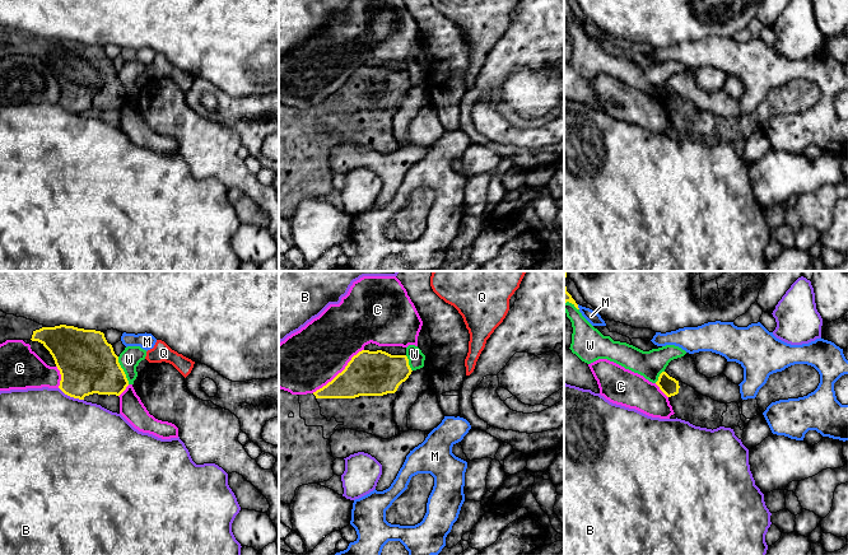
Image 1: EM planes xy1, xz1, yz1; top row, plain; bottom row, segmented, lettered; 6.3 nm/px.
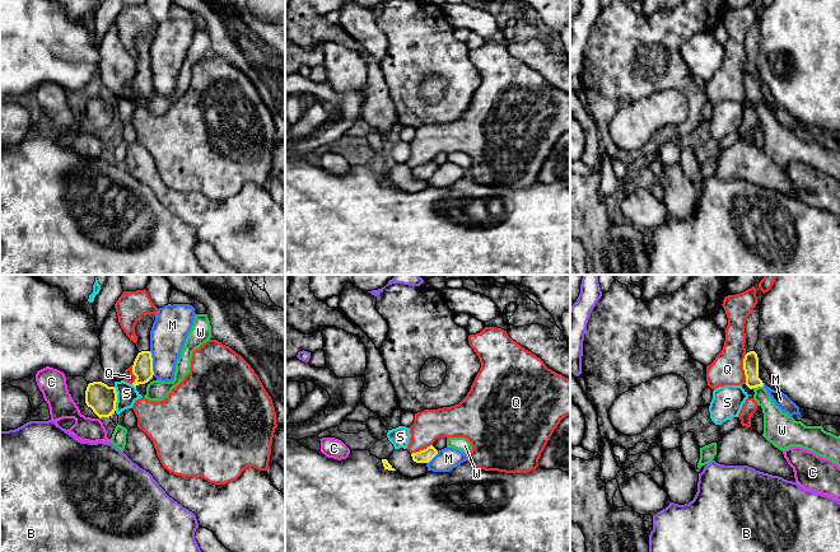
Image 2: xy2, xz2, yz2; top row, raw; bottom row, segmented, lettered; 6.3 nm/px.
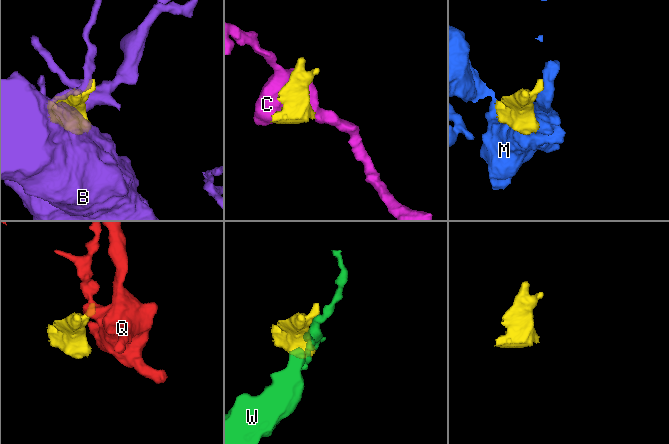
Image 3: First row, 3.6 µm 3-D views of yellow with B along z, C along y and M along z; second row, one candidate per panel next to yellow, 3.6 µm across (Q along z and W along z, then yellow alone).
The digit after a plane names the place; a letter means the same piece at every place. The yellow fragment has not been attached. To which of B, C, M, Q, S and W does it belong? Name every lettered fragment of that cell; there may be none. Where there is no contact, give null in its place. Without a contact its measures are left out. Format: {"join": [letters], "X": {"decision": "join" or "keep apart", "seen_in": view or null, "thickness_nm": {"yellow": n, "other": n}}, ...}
{"join": [], "B": {"decision": "keep apart", "seen_in": "xy1", "thickness_nm": {"yellow": 360, "other": 500}}, "C": {"decision": "keep apart", "seen_in": "xz1", "thickness_nm": {"yellow": 280, "other": 380}}, "M": {"decision": "keep apart", "seen_in": "xy2", "thickness_nm": {"yellow": 130, "other": 240}}, "Q": {"decision": "keep apart", "seen_in": "yz2", "thickness_nm": {"yellow": 100, "other": 200}}, "S": {"decision": "keep apart", "seen_in": "xy2", "thickness_nm": {"yellow": 180, "other": 130}}, "W": {"decision": "keep apart", "seen_in": "xy1", "thickness_nm": {"yellow": 360, "other": 140}}}

